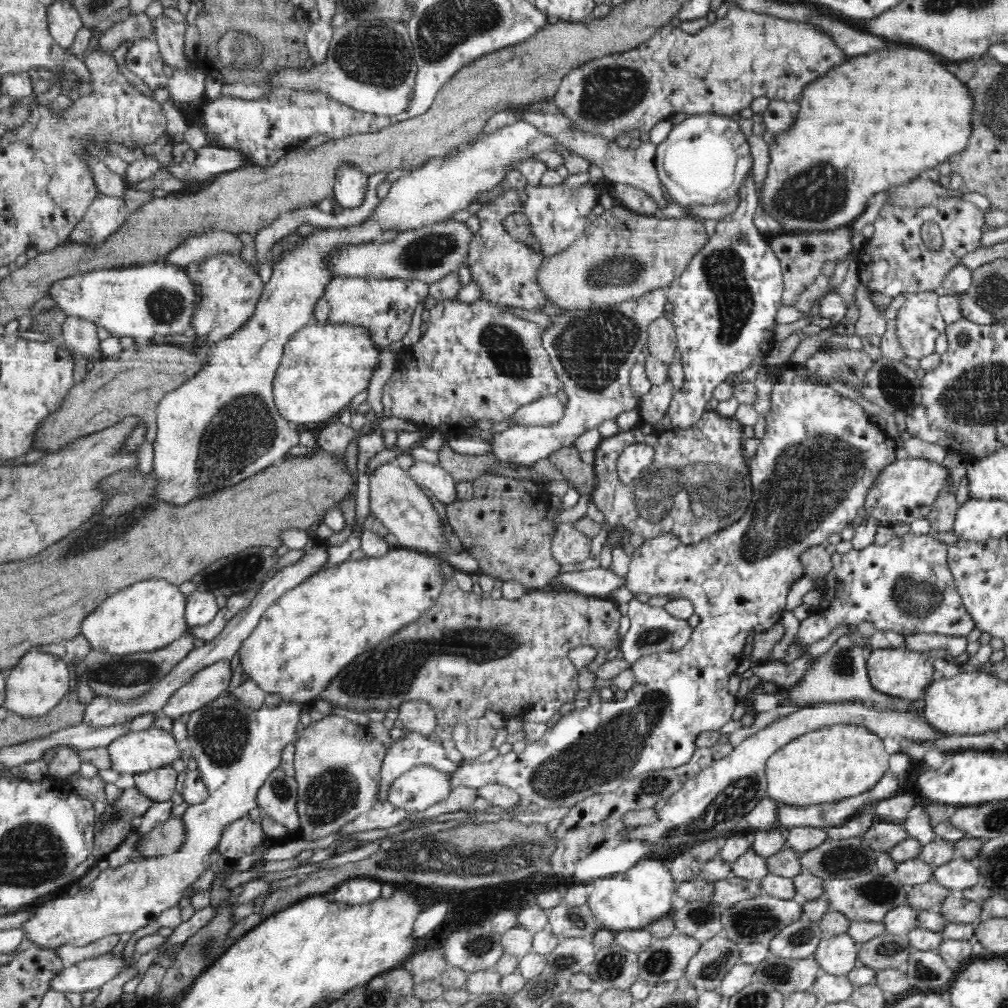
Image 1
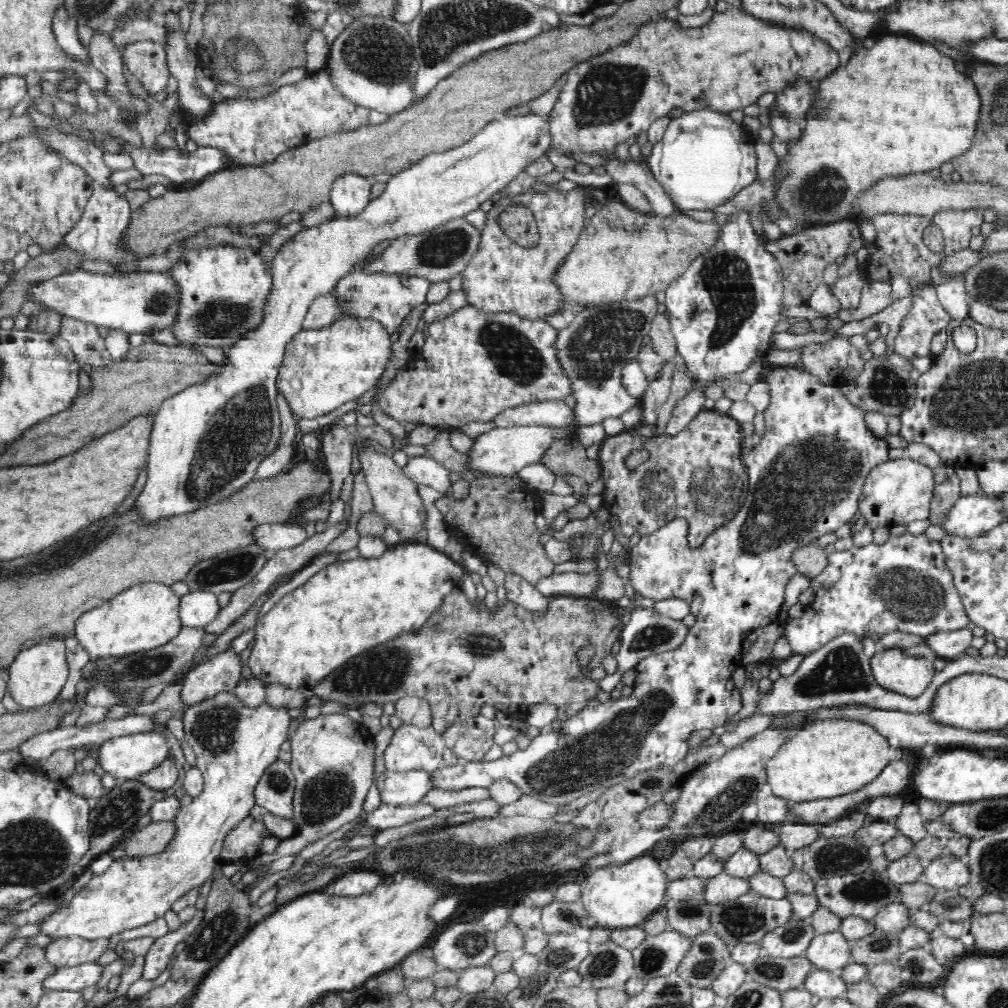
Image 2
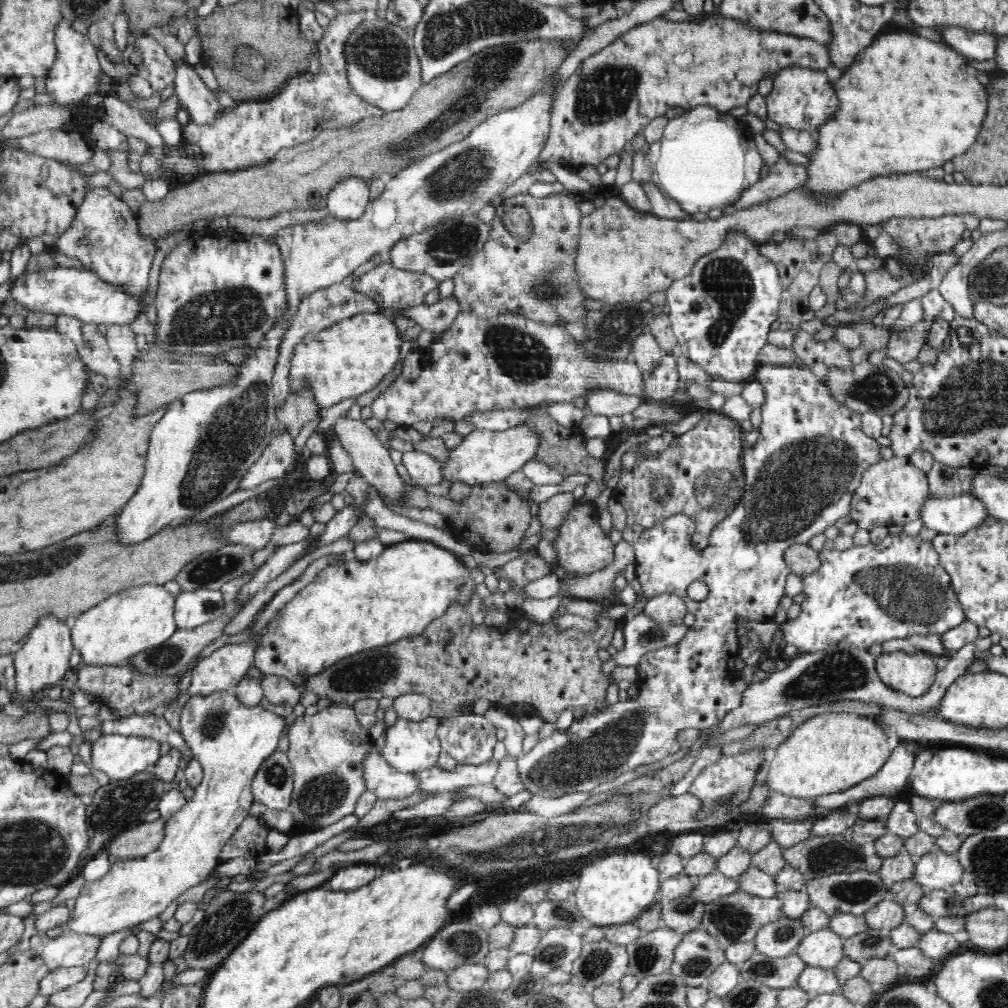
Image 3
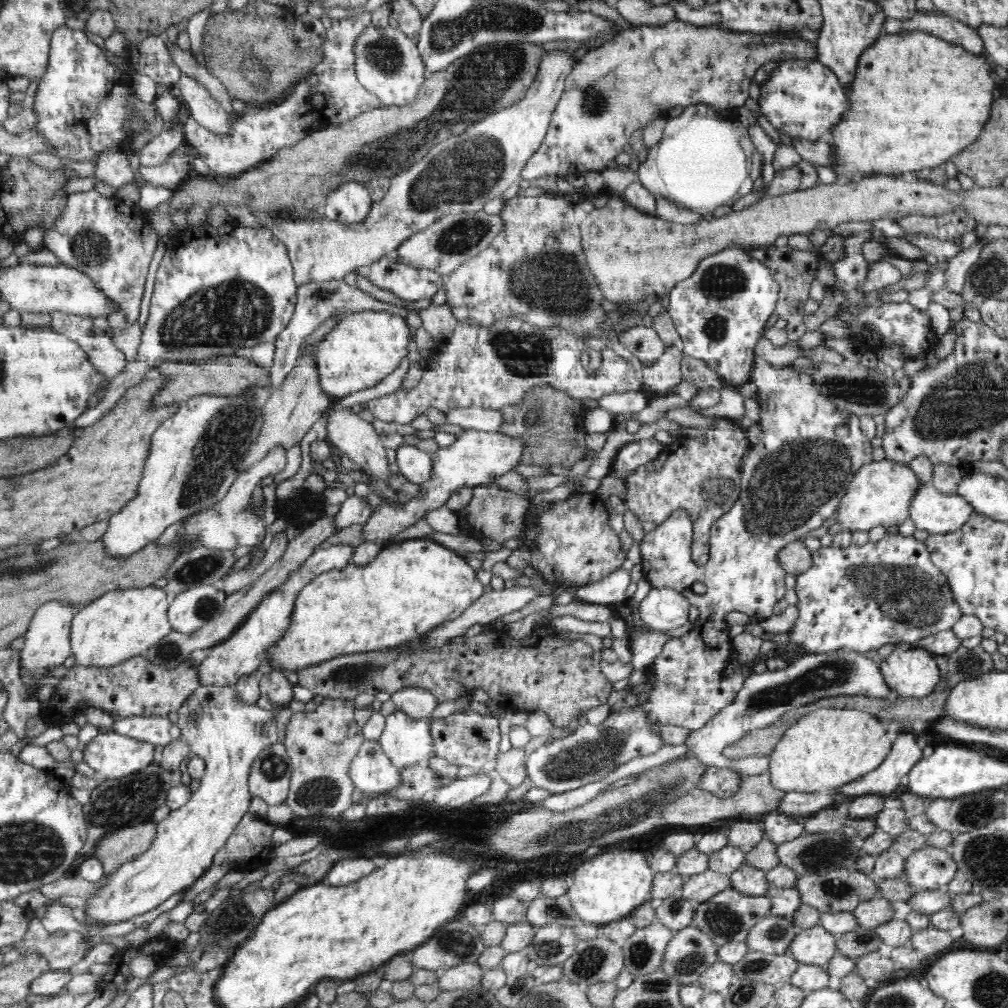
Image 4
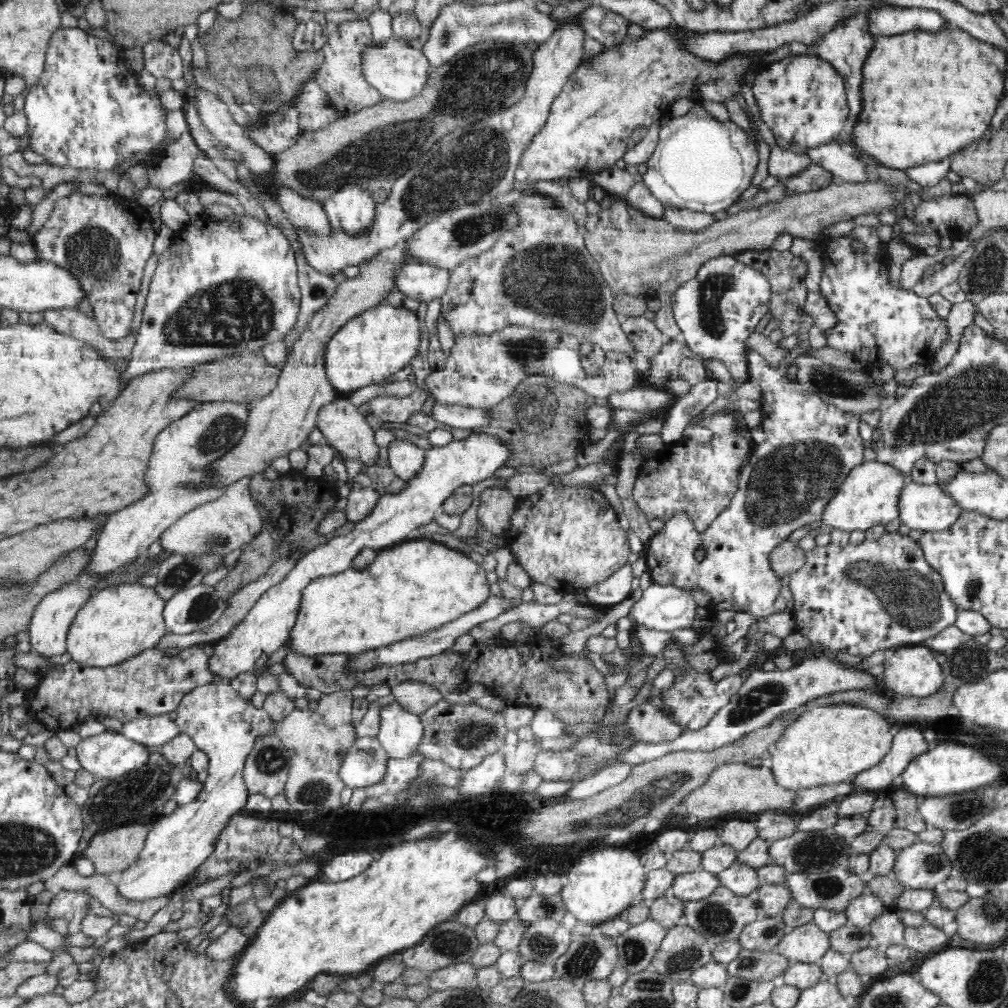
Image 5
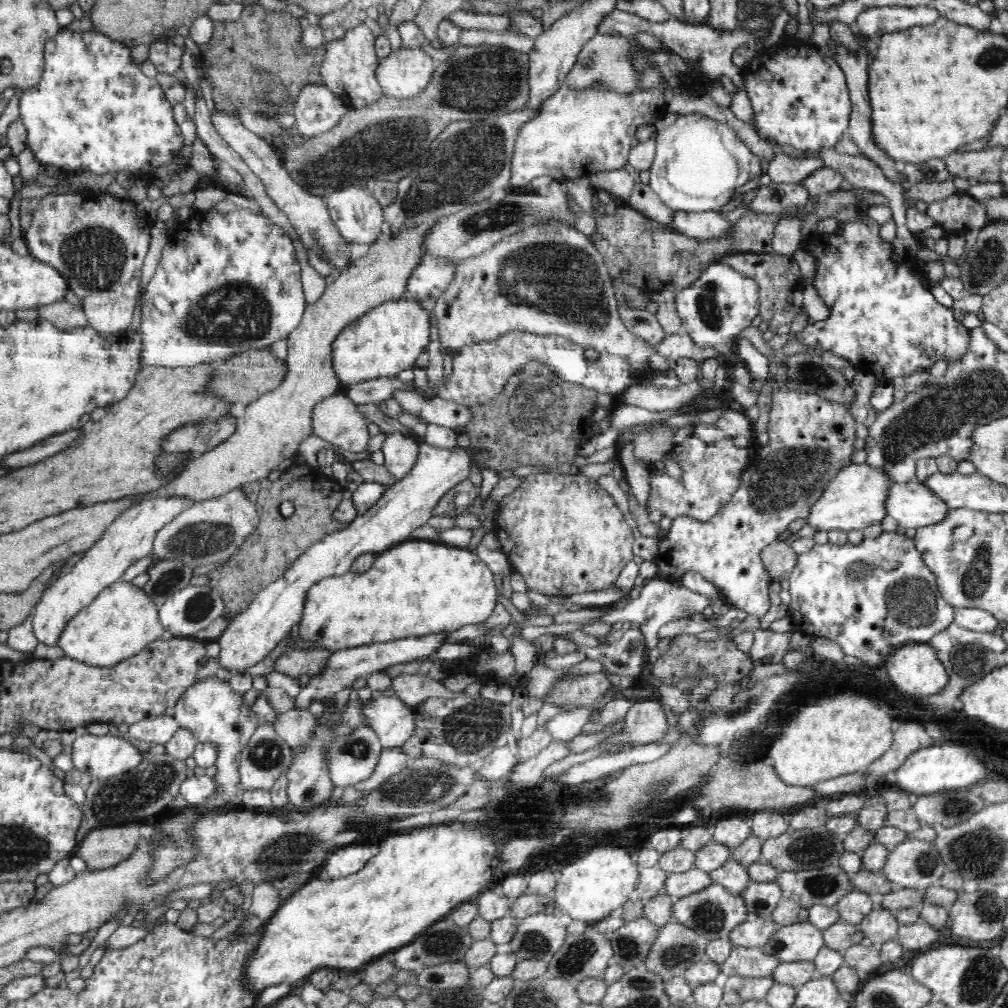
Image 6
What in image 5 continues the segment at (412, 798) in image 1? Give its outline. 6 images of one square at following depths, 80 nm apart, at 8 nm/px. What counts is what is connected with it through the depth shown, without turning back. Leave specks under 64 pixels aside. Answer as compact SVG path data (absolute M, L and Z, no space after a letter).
M356 736L338 768L338 779L353 789L380 782L388 754L376 736Z

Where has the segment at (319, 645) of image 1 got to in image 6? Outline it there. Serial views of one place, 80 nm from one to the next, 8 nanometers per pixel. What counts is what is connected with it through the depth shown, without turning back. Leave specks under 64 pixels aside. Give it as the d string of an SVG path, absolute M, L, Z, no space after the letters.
M411 539L376 554L372 568L364 574L348 572L314 584L306 596L299 632L304 639L322 641L324 648L331 652L375 642L451 633L468 624L486 622L496 604L496 578L478 554L452 544Z

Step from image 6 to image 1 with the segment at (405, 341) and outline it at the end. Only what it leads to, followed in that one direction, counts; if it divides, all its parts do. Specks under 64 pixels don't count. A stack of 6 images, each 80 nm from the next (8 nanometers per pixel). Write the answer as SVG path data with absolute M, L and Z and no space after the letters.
M311 323L304 326L285 345L283 358L276 370L274 400L281 416L296 425L325 422L349 404L356 394L368 390L383 352L383 348L373 340L371 328L364 325Z

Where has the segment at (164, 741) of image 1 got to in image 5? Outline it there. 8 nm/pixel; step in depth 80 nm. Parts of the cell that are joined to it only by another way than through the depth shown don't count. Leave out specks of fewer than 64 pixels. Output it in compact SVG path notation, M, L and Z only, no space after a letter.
M121 732L104 733L82 738L76 746L80 766L95 779L112 779L124 776L142 767L150 756L146 745L128 740Z

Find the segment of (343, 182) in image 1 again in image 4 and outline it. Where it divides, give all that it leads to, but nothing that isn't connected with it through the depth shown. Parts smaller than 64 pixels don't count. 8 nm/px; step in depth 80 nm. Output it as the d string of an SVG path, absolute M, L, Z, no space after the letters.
M352 181L330 192L322 211L326 219L352 226L362 224L368 218L372 204L367 187Z

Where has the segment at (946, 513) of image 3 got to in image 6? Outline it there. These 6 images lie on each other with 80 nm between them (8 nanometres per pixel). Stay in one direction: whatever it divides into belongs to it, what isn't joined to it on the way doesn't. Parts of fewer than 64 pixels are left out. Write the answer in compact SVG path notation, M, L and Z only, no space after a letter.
M913 480L908 483L888 483L885 488L885 497L883 498L885 514L894 518L898 526L904 528L920 528L924 525L929 525L940 520L948 506L932 494L927 488L919 481Z

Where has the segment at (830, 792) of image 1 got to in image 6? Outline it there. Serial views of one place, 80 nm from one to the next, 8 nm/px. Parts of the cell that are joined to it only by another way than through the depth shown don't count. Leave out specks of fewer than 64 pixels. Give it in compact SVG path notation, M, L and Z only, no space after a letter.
M832 694L798 710L796 718L773 741L768 761L791 786L816 786L858 770L868 770L892 744L893 717L864 694Z

